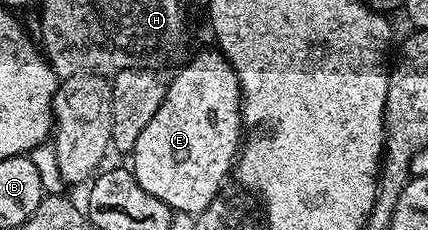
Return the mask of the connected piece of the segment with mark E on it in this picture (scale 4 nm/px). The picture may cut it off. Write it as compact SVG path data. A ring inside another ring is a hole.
M212 51L199 53L186 68L178 72L174 80L168 81L163 102L159 110L155 110L155 118L147 122L131 153L131 171L139 186L143 186L147 194L155 194L159 202L167 202L174 213L196 214L218 199L221 184L228 172L230 175L243 140L241 83L220 51Z

